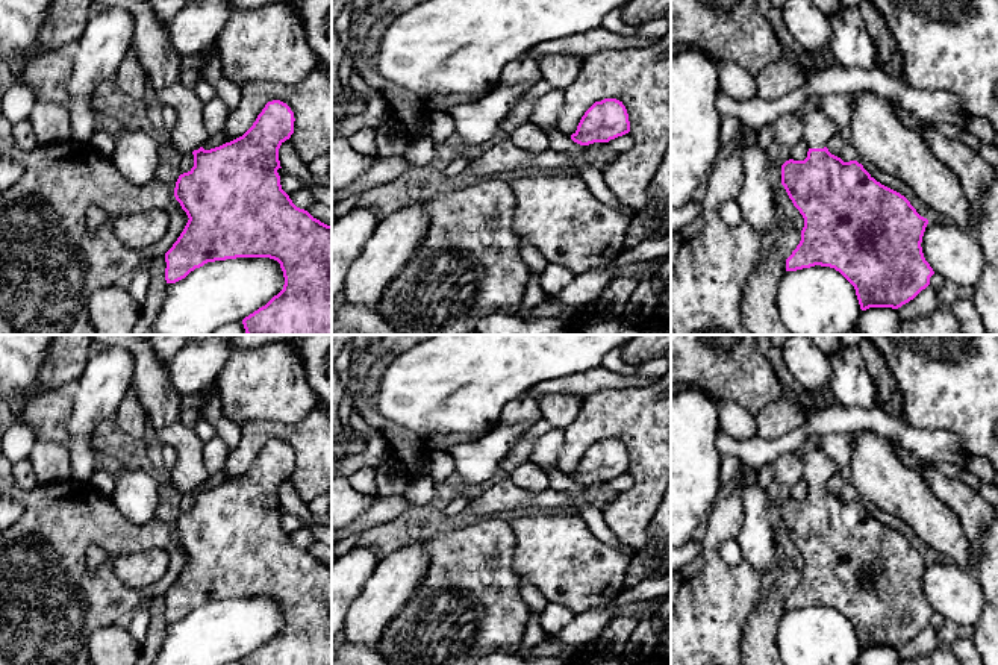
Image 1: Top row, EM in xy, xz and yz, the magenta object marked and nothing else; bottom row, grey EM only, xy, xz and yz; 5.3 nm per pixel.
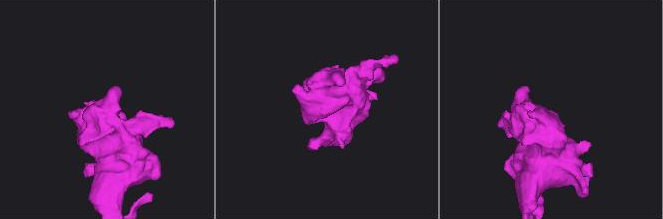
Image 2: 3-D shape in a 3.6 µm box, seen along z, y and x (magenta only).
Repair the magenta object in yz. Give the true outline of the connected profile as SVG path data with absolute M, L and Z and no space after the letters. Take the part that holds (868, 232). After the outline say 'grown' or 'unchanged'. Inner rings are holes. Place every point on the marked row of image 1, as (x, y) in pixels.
M809 98L798 109L807 158L781 165L781 185L804 218L801 241L786 259L786 271L815 265L834 268L854 286L862 311L898 309L925 289L934 274L921 247L928 220L904 195L877 182L862 164L844 162L828 151L827 142L839 129L819 109L819 98Z | grown

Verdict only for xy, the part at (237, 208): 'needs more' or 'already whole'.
needs more

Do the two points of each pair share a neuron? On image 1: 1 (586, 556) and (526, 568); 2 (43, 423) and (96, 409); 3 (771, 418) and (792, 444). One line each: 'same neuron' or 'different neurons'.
1: same neuron
2: different neurons
3: different neurons

